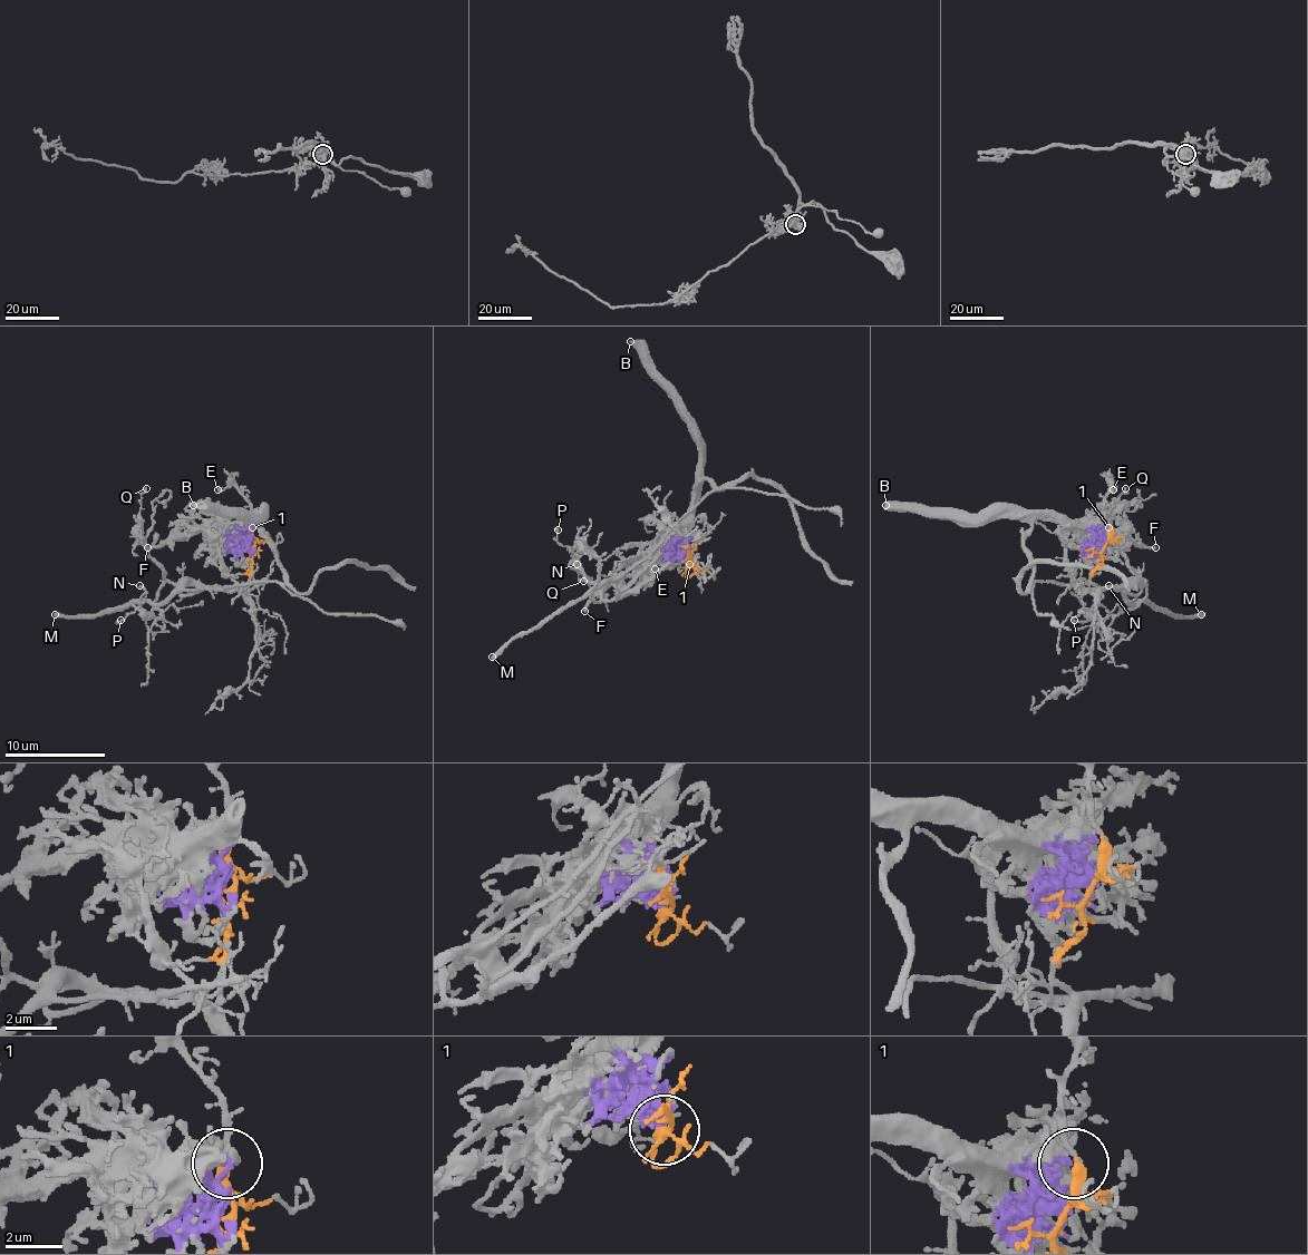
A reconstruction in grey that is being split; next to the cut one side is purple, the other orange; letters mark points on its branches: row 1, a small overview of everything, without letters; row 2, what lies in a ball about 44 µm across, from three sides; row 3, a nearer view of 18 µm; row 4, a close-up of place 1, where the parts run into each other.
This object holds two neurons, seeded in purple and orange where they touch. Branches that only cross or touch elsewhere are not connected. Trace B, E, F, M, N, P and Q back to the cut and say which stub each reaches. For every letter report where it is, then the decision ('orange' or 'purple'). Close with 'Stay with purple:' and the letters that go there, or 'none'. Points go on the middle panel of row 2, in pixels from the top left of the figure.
B: at (630, 341); purple
E: at (655, 568); orange
F: at (584, 611); purple
M: at (492, 657); orange
N: at (577, 564); orange
P: at (558, 529); orange
Q: at (583, 581); orange
Stay with purple: B, F

